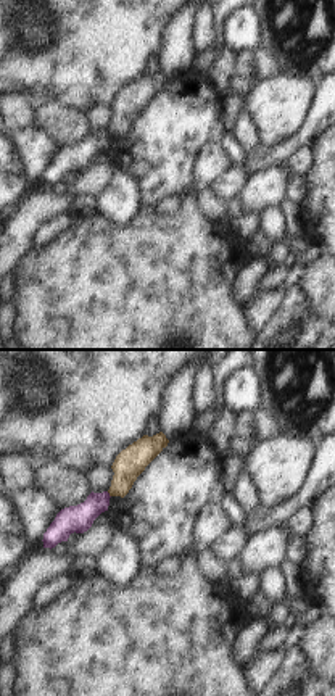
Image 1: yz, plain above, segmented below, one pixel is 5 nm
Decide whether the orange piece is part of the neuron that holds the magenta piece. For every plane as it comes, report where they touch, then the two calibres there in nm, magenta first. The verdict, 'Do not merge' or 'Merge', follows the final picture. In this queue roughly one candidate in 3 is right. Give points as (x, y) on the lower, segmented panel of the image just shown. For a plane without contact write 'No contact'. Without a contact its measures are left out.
Touches magenta at (108, 495). Thickness 140 nm (magenta) against 150 nm.

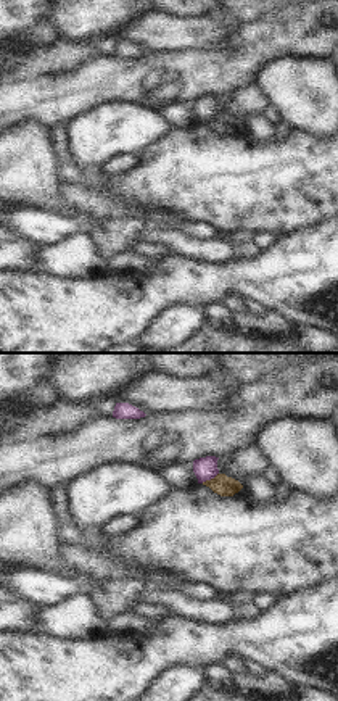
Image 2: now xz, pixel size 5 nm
Touches magenta at (210, 479). Thickness 110 nm (magenta) against 100 nm.

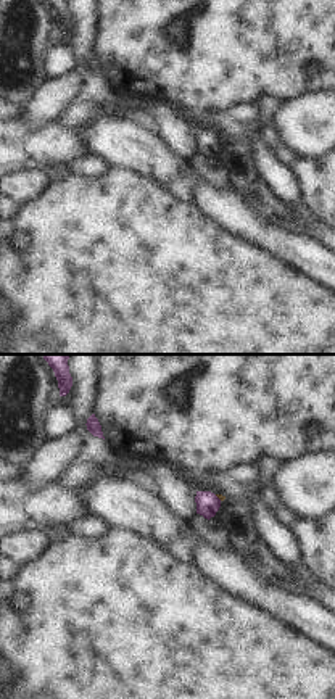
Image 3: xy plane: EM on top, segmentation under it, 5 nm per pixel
Touches magenta at (216, 496). Thickness 110 nm (magenta) against 20 nm.

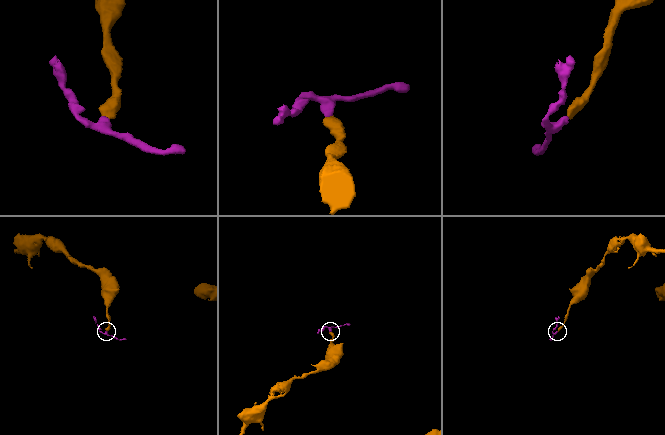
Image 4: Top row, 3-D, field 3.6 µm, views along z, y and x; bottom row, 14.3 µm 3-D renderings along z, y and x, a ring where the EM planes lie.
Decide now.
Do not merge.

